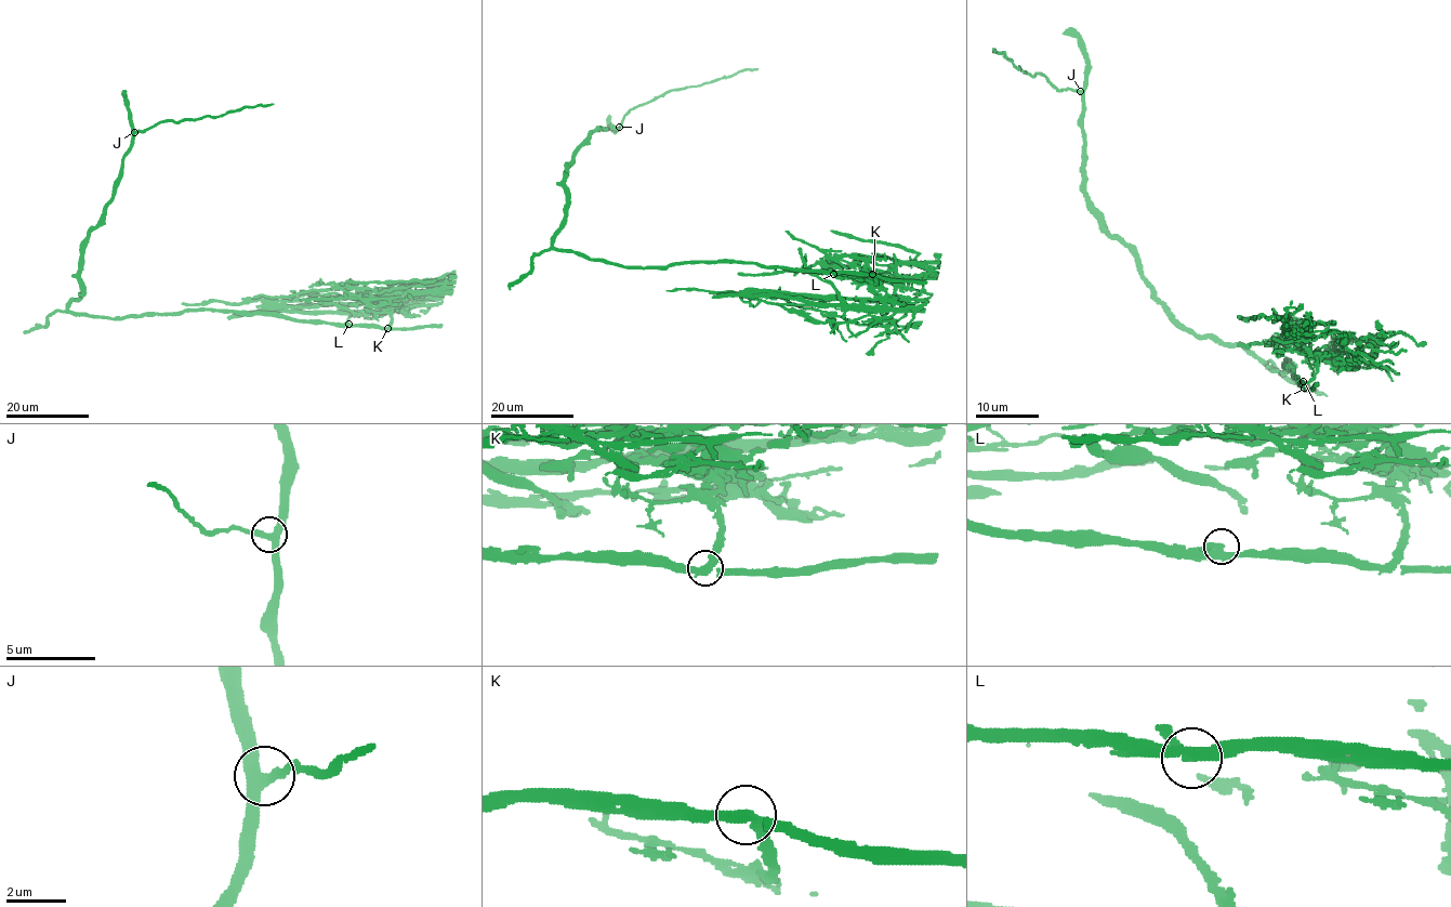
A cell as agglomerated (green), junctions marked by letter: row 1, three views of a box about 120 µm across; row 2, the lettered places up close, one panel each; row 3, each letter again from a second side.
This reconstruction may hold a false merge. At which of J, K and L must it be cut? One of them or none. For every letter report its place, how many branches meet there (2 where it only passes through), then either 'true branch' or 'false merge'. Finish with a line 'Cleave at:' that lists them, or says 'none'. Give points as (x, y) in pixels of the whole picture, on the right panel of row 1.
J: (1080, 91) | 3 | true branch
K: (1304, 388) | 3 | false merge
L: (1303, 381) | 3 | true branch
Cleave at: K

